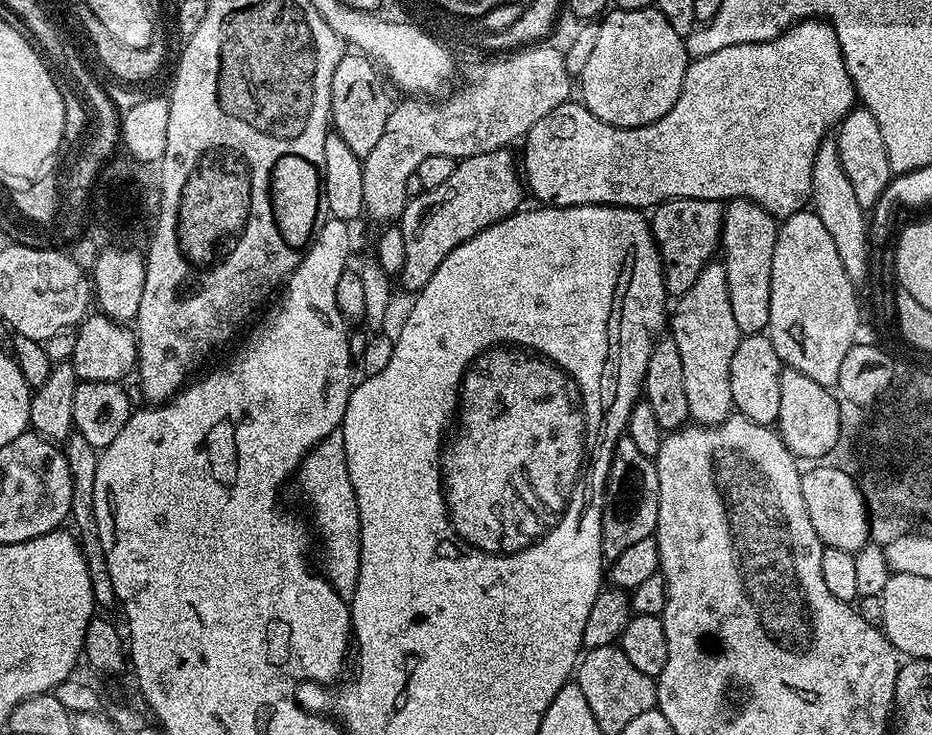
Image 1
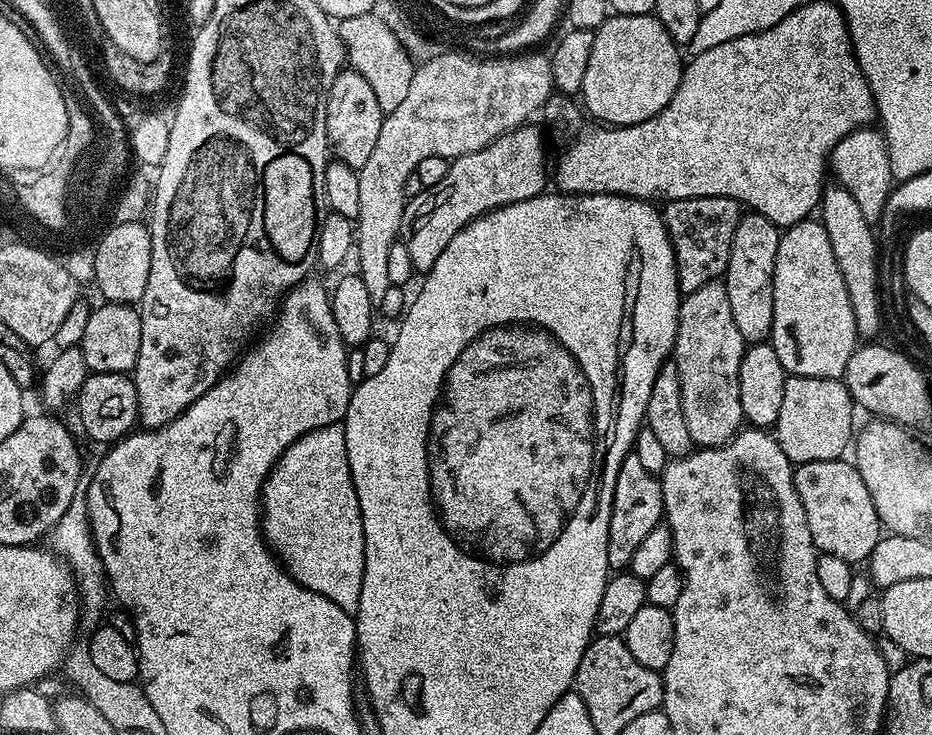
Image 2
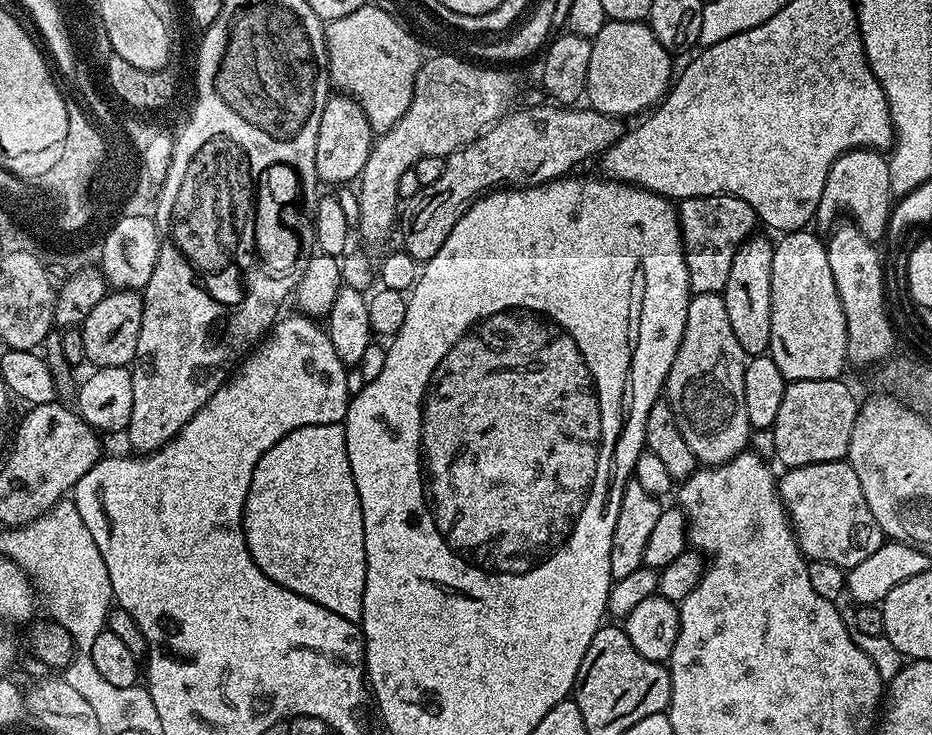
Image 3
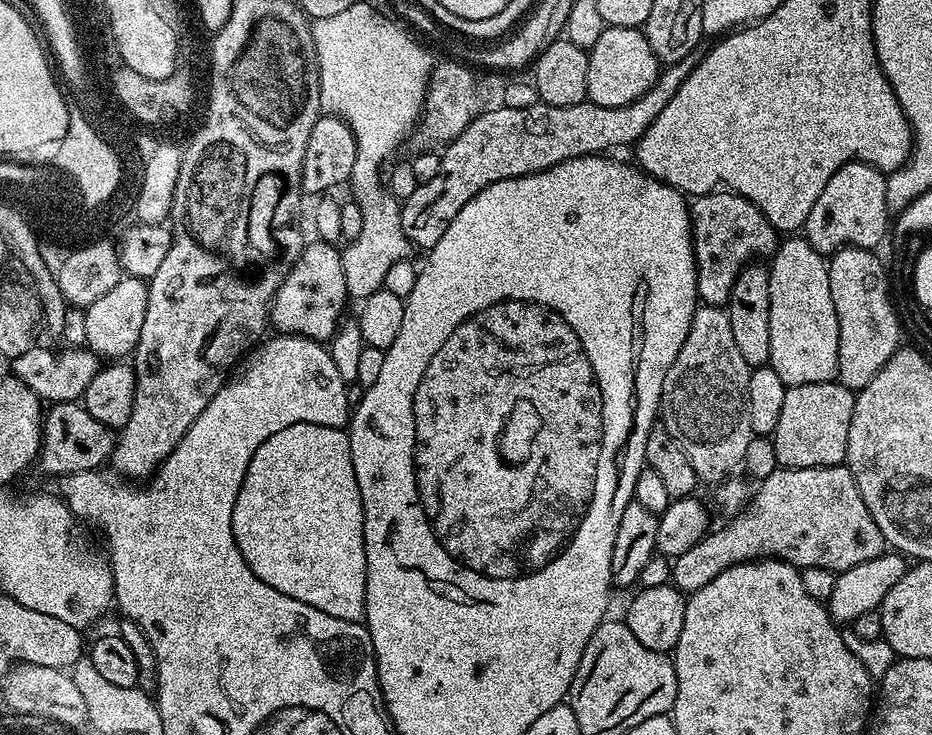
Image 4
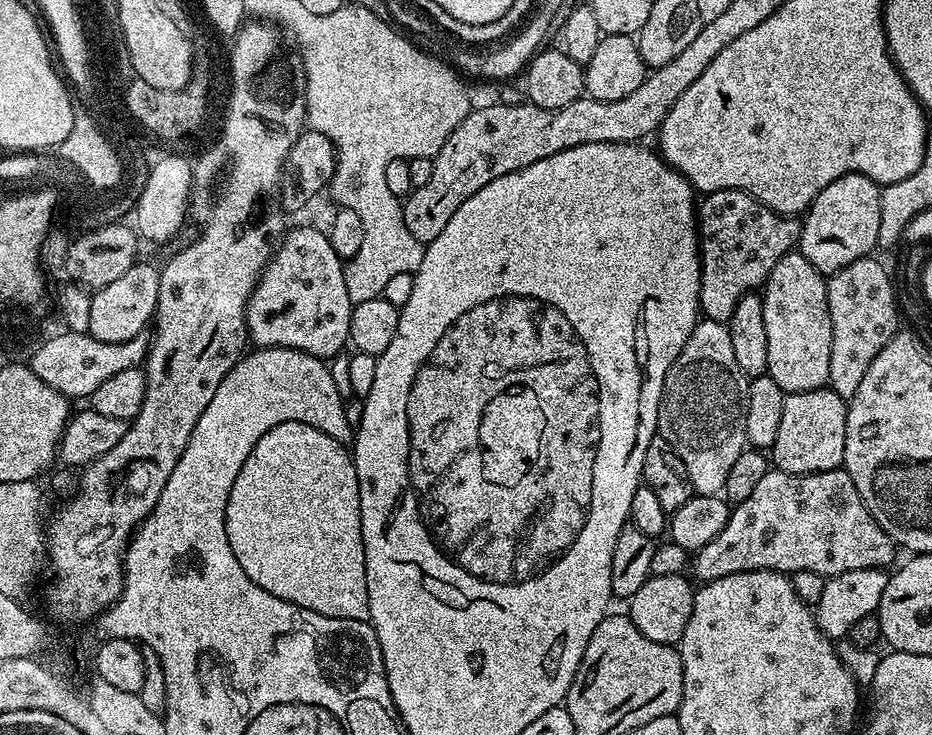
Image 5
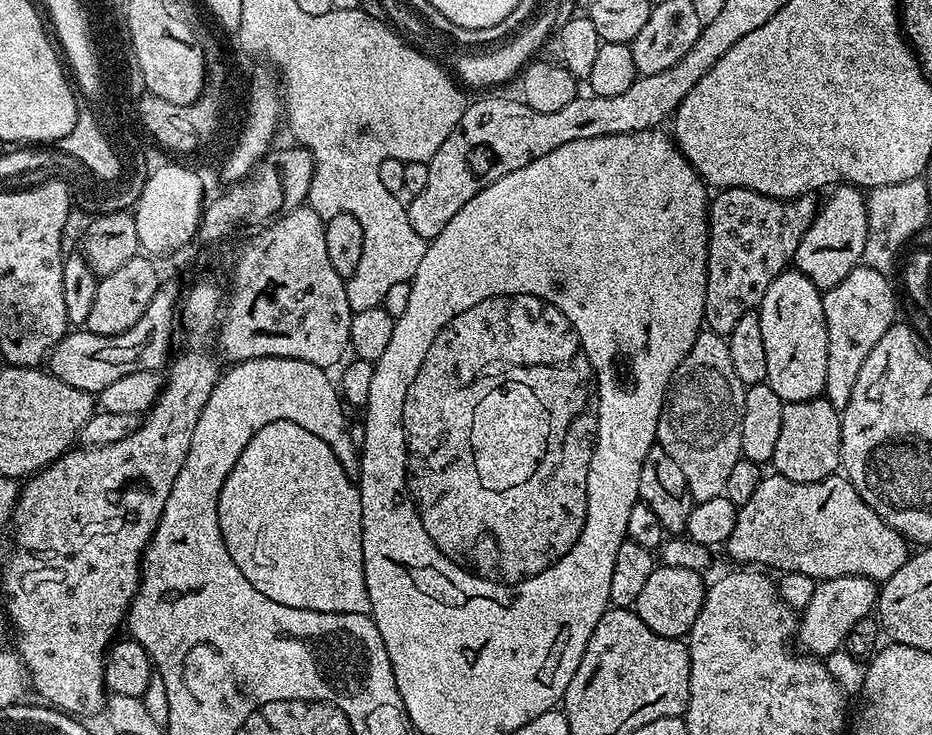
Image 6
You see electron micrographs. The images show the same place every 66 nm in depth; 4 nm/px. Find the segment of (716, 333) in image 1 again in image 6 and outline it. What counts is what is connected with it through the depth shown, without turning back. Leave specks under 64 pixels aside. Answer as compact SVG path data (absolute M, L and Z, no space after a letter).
M707 330L701 331L700 337L694 342L694 346L690 346L690 354L686 354L686 358L678 366L678 370L674 370L672 381L668 384L668 391L664 393L664 405L660 411L658 426L656 427L656 444L662 450L666 450L666 454L670 454L670 458L674 458L674 463L681 468L682 474L686 477L686 486L690 486L693 501L699 502L725 495L727 488L724 487L727 486L728 479L731 478L732 471L736 468L736 463L741 463L740 447L742 446L742 410L744 409L745 387L734 370L734 361L730 359L727 339Z

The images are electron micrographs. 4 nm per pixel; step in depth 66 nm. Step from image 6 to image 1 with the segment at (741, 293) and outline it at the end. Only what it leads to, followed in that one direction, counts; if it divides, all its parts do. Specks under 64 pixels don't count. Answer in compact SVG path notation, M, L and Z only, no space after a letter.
M665 200L663 204L657 204L650 212L650 227L652 230L652 238L656 241L656 251L660 253L660 264L664 268L664 290L669 297L679 298L686 294L686 290L690 290L690 286L694 286L694 282L698 282L698 274L702 274L704 267L713 263L715 254L717 255L720 248L720 233L724 230L724 204L718 200Z

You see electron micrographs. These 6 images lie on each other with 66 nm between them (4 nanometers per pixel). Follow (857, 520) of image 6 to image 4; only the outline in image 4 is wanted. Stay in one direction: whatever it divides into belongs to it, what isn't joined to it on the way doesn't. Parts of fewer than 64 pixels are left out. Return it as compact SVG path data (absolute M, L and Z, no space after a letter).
M847 466L773 469L725 528L709 531L690 550L671 561L670 580L678 591L691 594L702 590L722 570L750 560L785 560L795 568L822 566L822 570L839 574L886 551L882 530L878 530L878 522L866 510L866 502L862 502Z

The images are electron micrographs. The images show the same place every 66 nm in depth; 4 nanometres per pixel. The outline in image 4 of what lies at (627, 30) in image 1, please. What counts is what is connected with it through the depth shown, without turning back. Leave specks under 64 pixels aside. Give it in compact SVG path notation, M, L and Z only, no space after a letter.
M604 27L598 42L588 52L589 80L587 99L598 106L626 106L650 86L656 84L656 79L662 71L661 61L656 59L650 50L650 42L638 28Z

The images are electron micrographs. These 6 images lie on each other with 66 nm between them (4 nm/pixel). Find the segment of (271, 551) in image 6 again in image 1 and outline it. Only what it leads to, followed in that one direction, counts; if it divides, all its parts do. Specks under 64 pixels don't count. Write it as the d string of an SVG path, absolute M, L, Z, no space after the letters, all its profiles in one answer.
M339 429L327 435L322 442L308 452L297 469L296 479L306 496L314 516L313 527L318 528L324 550L322 564L324 576L340 596L350 598L357 588L361 560L360 523L357 499L350 483L349 467L346 466L345 438Z

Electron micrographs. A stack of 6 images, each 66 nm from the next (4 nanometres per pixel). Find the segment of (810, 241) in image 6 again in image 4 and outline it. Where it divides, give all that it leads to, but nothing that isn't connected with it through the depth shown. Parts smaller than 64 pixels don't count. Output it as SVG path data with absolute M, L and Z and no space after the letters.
M851 160L846 166L842 166L826 182L826 190L818 194L818 202L814 202L810 214L806 218L802 229L803 239L807 240L814 250L818 250L821 256L831 257L839 248L867 248L879 249L879 244L890 236L890 209L886 202L886 176L874 166L864 164L861 160Z

